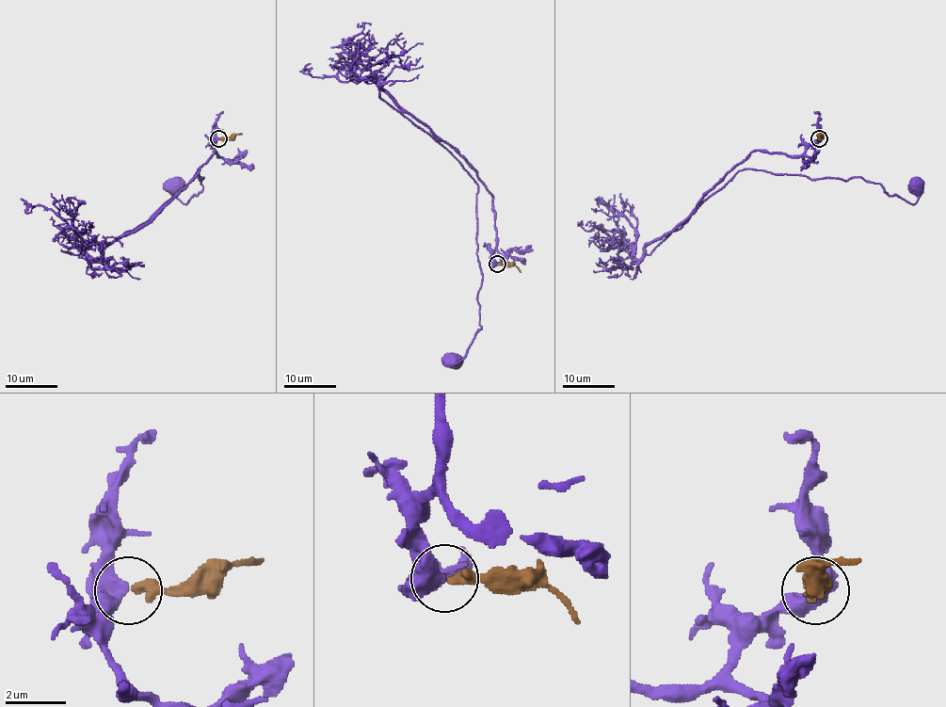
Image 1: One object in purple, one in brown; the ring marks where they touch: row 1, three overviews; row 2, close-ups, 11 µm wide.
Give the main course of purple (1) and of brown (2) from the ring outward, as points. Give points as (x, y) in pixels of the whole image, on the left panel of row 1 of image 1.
1: (218, 139), (218, 154), (214, 151), (162, 206), (199, 169), (203, 178), (186, 203), (176, 197), (176, 184)
2: (219, 139), (232, 139), (242, 134)

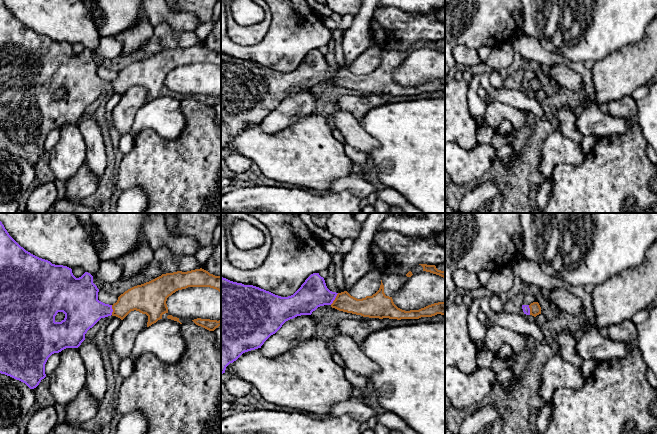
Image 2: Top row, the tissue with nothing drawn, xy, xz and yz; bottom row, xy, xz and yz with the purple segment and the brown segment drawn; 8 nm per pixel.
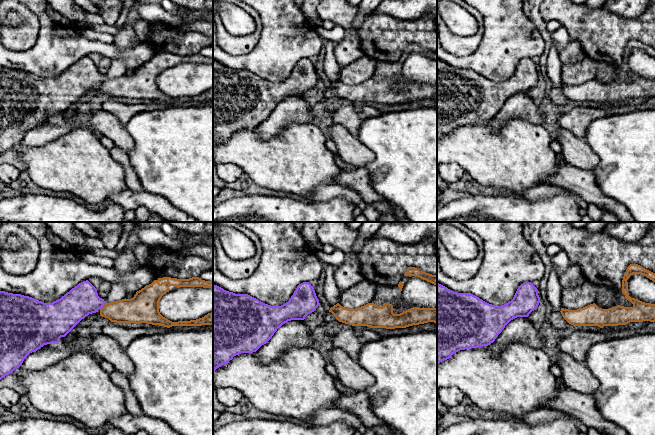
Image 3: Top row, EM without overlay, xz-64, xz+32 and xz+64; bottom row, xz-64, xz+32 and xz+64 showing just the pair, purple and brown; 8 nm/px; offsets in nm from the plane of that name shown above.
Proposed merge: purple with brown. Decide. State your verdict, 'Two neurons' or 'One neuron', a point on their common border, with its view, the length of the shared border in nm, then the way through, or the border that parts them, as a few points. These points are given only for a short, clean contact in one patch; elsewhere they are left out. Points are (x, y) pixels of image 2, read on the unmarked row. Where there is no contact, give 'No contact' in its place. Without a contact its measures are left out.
One neuron. Touches purple at xz (334, 75). Shared border 120 nm. Path across: xz (313, 69), (334, 75), (344, 77)

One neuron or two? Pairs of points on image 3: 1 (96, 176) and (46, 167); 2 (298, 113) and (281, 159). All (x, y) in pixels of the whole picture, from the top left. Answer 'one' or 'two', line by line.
1: one
2: two

